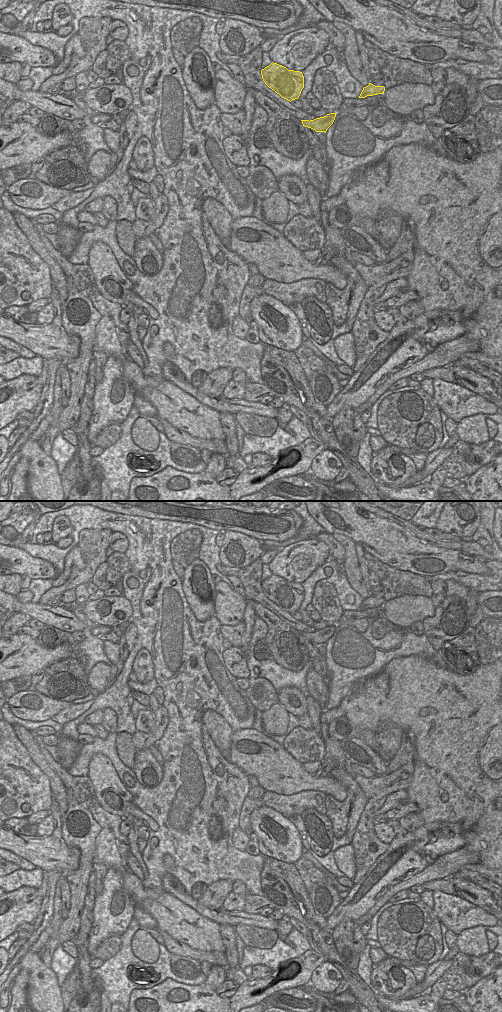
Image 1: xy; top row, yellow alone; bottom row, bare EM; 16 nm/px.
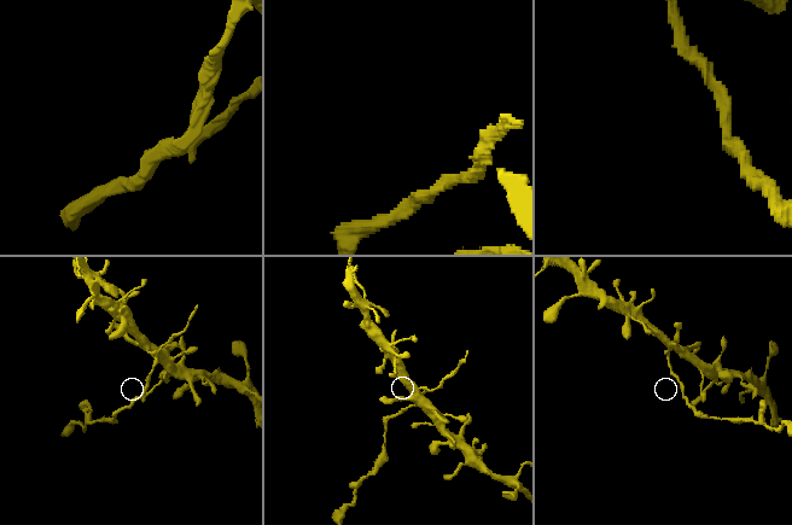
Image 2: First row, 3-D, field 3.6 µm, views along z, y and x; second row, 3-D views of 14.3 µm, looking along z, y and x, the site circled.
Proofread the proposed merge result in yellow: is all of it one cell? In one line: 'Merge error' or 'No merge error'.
Merge error.

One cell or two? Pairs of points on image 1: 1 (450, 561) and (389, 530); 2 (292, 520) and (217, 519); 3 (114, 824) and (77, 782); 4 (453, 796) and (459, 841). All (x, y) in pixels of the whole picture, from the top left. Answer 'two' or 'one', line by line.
1: one
2: one
3: one
4: two

